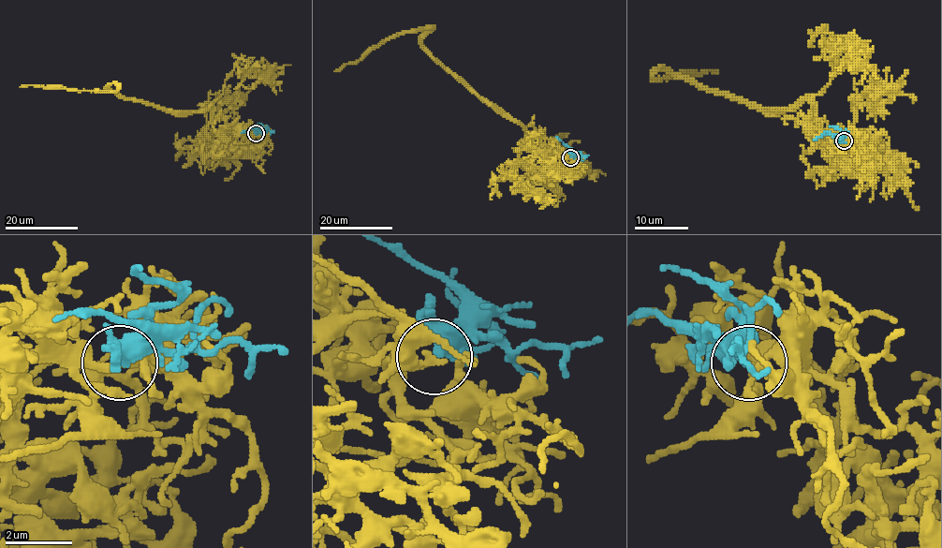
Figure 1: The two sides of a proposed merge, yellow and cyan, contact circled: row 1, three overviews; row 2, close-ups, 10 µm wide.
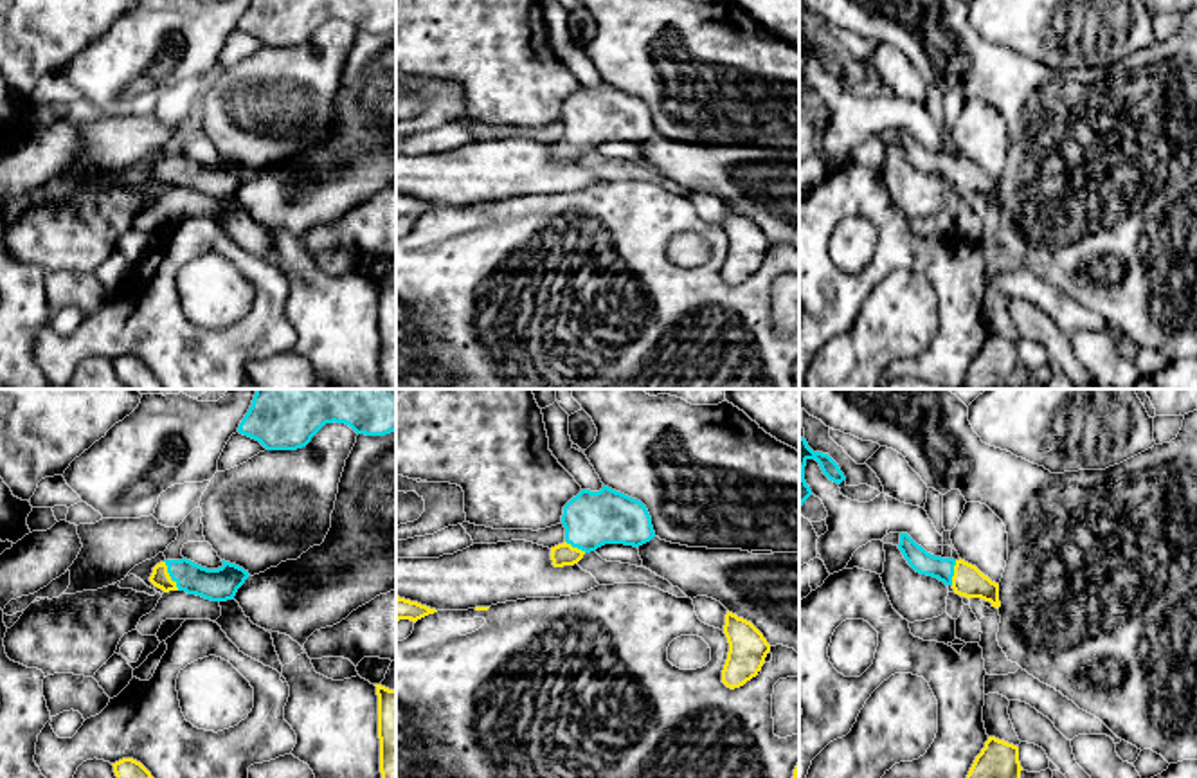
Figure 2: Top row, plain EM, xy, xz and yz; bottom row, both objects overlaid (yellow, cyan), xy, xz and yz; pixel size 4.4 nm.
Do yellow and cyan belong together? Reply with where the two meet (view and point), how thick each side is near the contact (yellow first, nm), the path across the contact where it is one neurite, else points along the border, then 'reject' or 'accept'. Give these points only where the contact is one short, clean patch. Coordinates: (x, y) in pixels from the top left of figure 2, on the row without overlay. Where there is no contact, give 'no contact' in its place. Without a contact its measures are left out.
xy (168, 171) | 90/150 nm | across xy (161, 175), (168, 171), (222, 180) | accept

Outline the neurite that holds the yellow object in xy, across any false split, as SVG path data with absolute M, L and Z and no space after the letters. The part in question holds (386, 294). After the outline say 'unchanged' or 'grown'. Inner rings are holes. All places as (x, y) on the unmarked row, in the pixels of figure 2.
M382 281L374 283L378 292L382 389L396 389L396 286Z; unchanged

